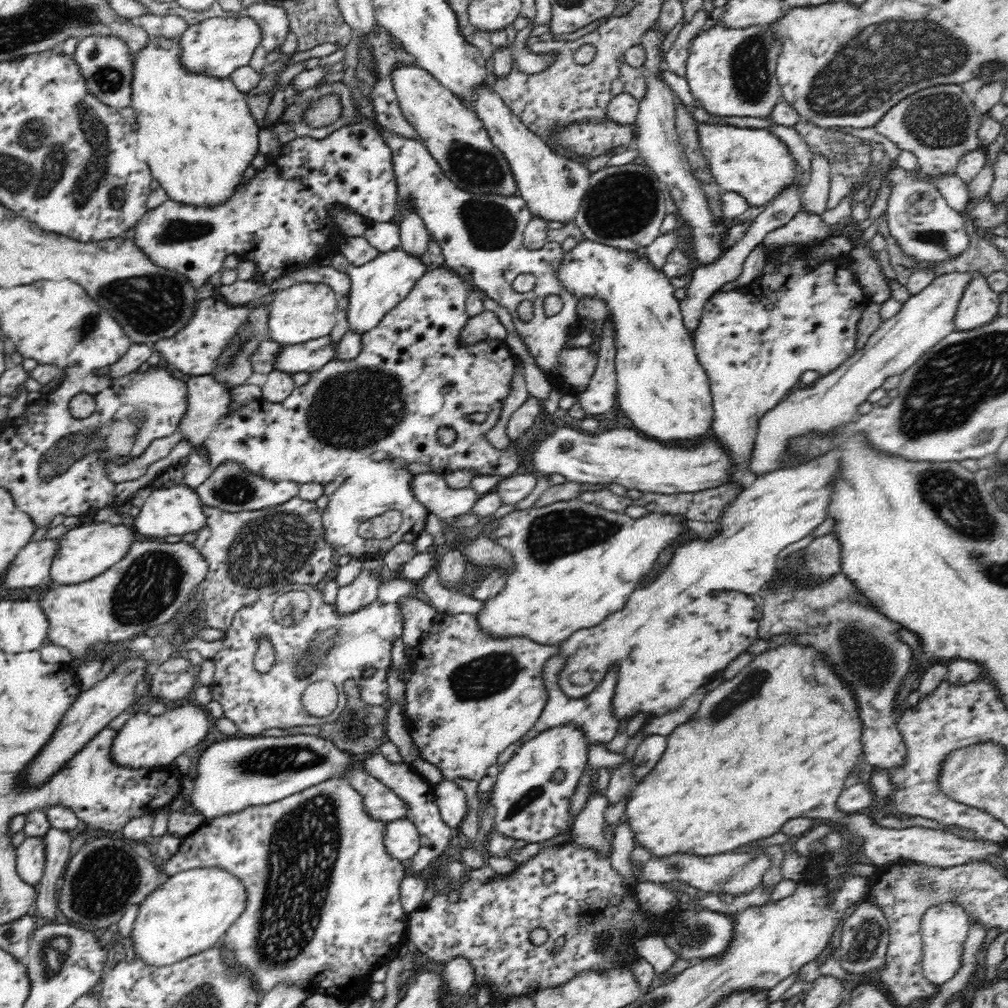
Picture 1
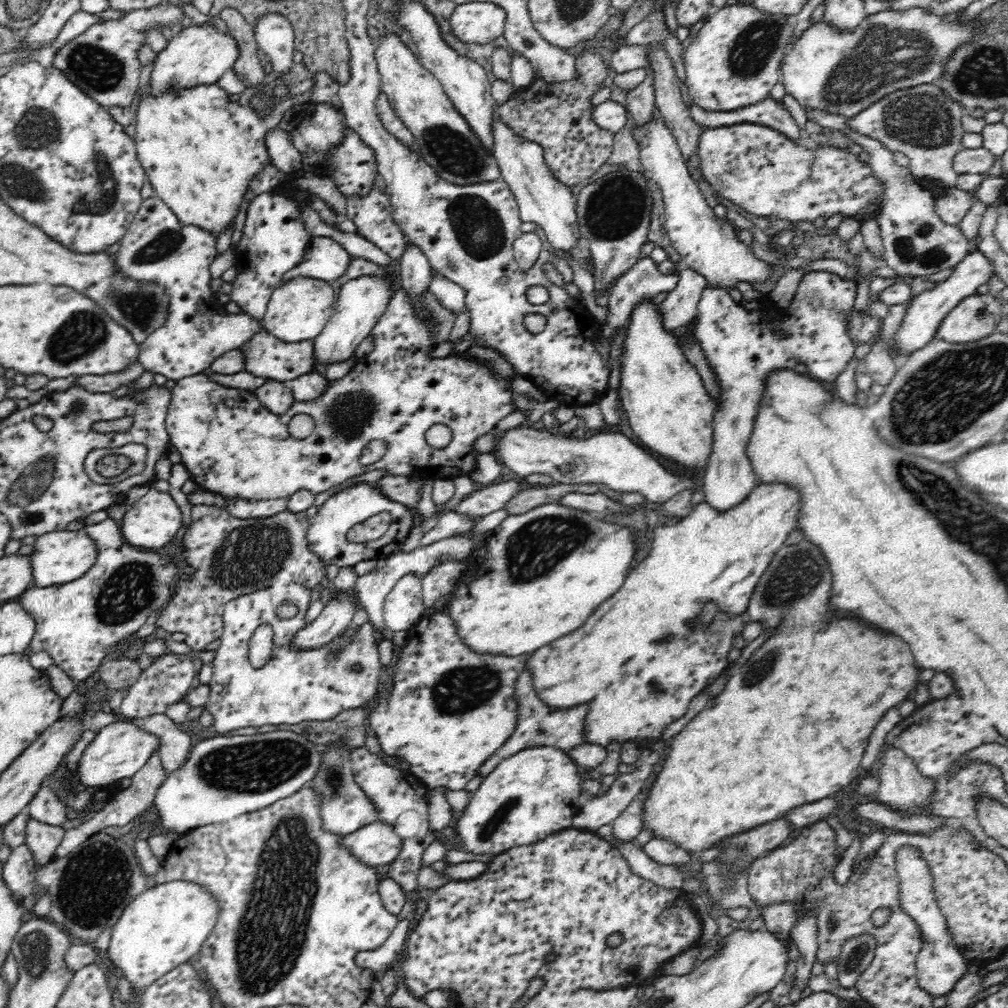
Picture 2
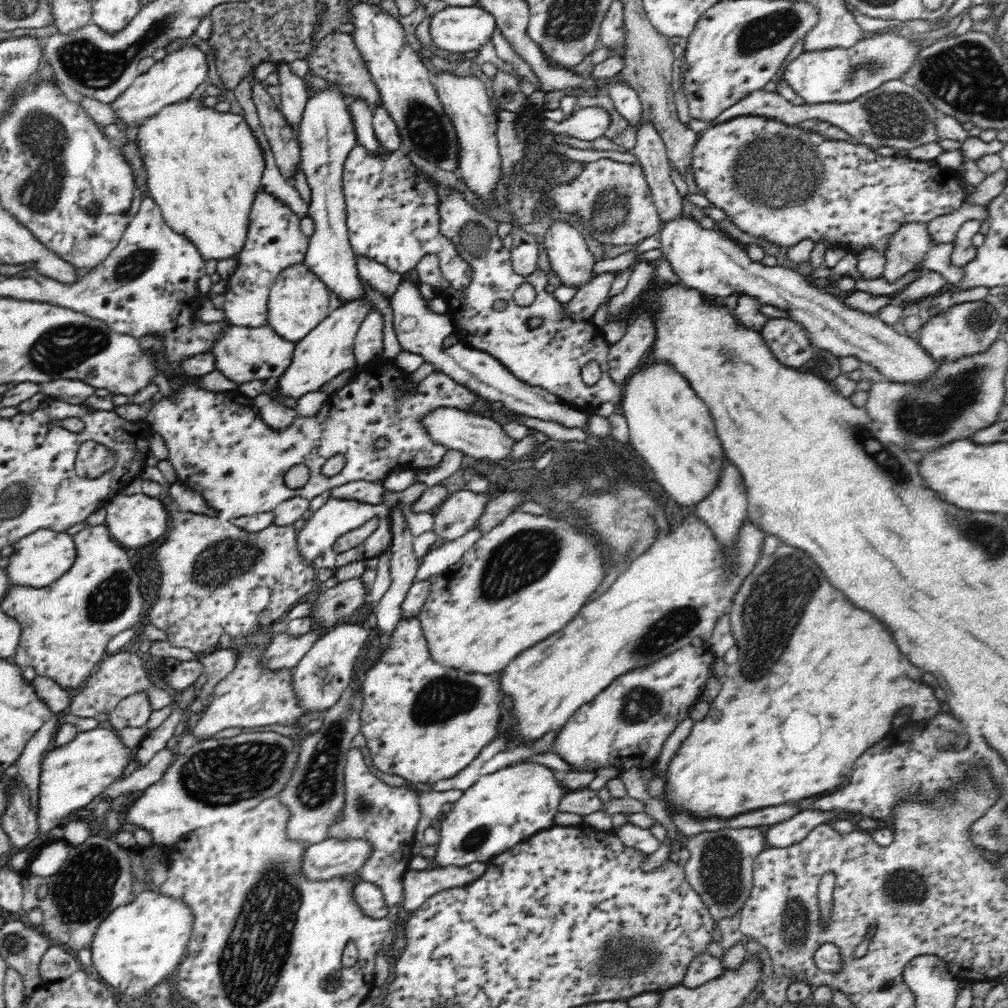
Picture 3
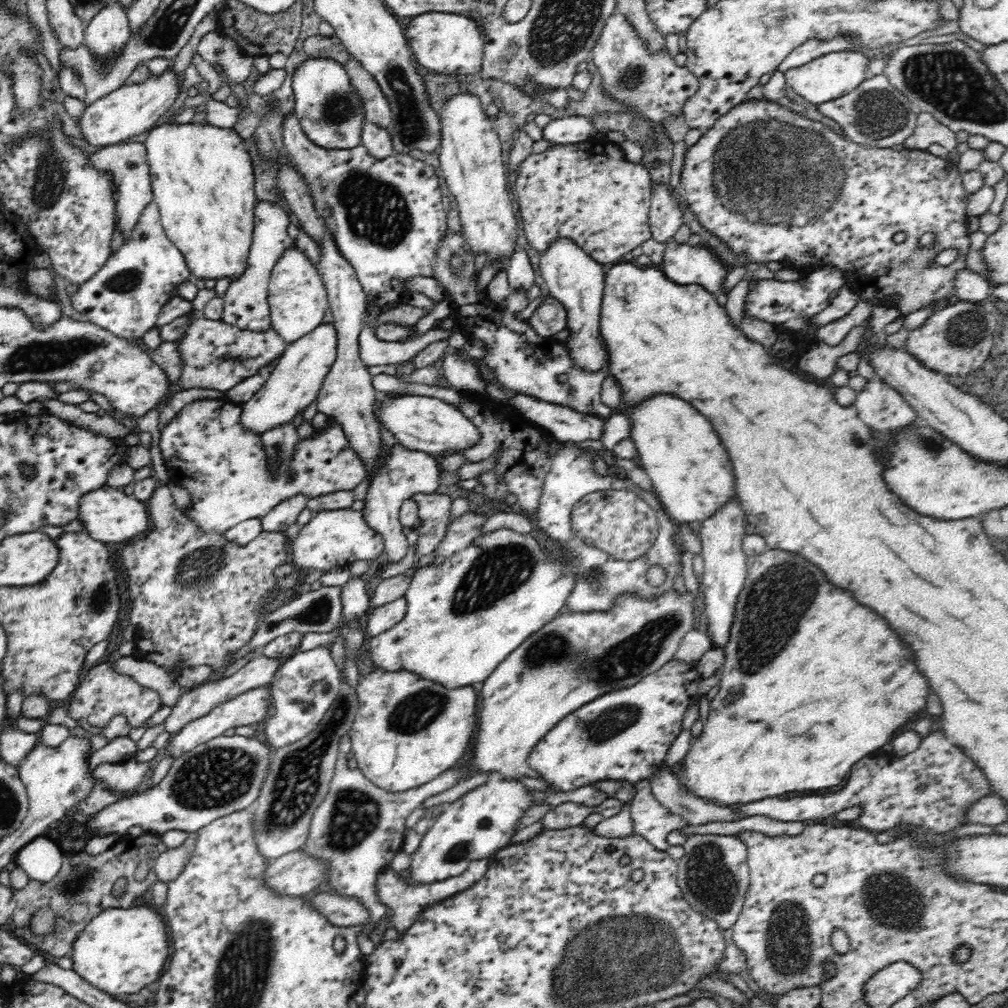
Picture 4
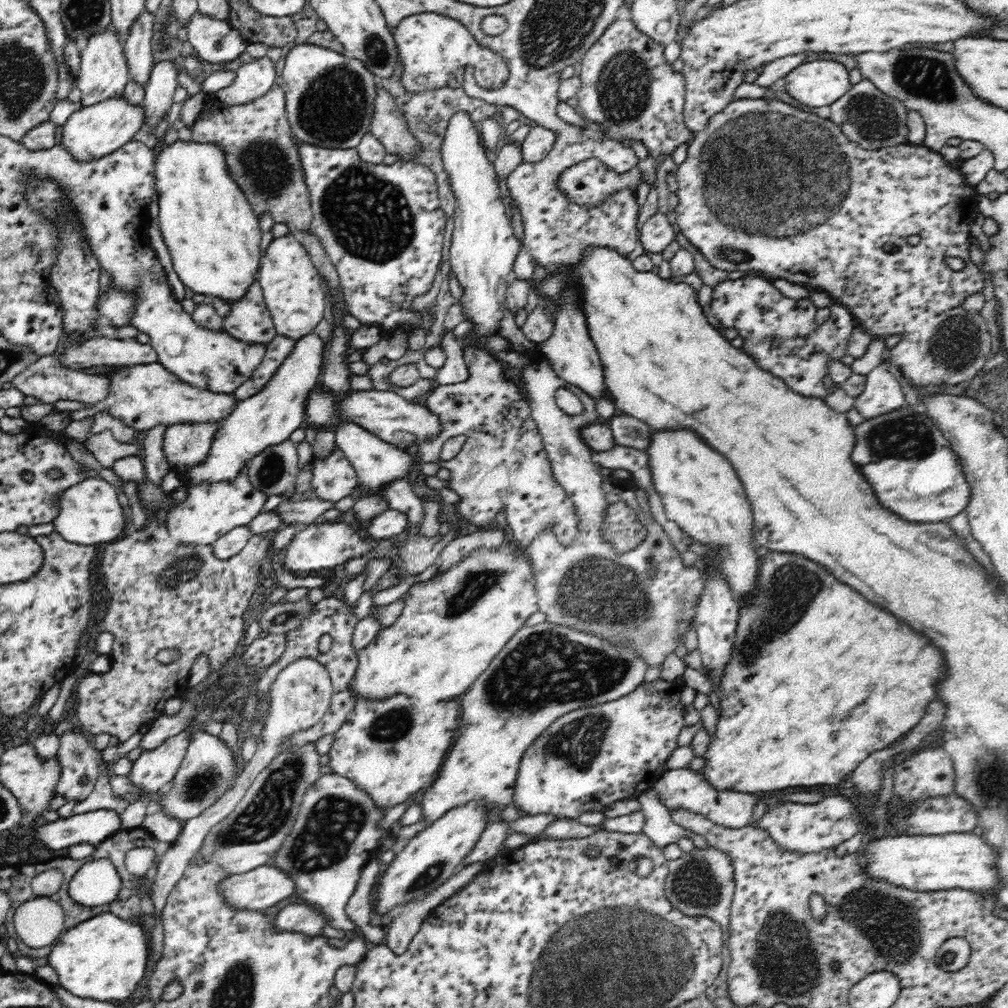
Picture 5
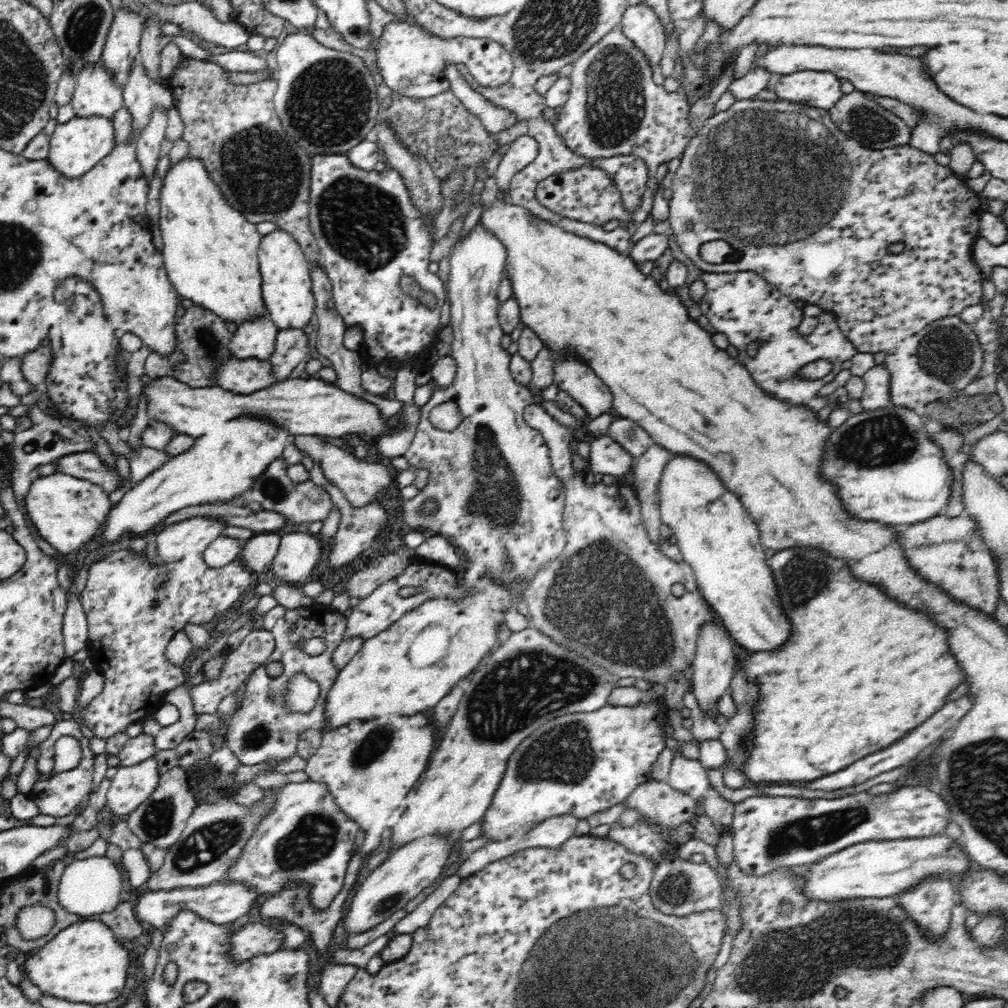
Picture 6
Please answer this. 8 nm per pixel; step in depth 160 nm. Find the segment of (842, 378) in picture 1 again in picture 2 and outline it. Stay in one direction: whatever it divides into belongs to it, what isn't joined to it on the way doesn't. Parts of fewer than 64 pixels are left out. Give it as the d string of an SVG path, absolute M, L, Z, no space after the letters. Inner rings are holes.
M974 252L964 257L944 282L937 283L926 292L915 296L912 302L906 306L904 321L894 335L899 352L909 354L932 341L946 314L959 302L962 302L963 298L974 295L976 289L982 284L987 284L993 276L996 276L993 260L990 260L984 253Z

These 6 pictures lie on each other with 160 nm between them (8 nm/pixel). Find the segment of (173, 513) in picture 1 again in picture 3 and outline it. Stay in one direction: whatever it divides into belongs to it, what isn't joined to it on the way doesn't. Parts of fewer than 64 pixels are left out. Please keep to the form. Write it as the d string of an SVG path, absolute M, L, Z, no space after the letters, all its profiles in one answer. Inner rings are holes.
M114 493L105 499L100 508L105 510L105 519L102 525L106 525L113 540L124 547L148 548L158 538L162 538L168 530L168 513L166 513L160 497L150 497L143 493L133 495Z

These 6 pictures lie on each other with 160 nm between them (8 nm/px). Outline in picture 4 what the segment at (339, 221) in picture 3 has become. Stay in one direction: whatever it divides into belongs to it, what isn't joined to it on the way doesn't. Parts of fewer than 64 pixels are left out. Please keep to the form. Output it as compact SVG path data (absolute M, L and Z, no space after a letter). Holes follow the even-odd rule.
M308 57L302 60L291 77L294 116L306 137L321 149L352 149L360 145L366 111L364 102L352 86L346 69L333 58ZM328 235L322 250L320 262L316 265L327 290L327 299L331 310L336 333L336 358L326 376L316 398L317 412L326 415L331 421L342 427L342 433L348 446L356 457L364 463L368 479L366 495L363 501L362 517L366 524L383 536L384 553L389 562L398 562L408 552L404 529L398 521L398 512L402 503L412 494L429 495L438 488L441 469L439 459L424 451L411 451L396 443L390 448L382 443L380 423L374 417L374 400L379 396L372 384L373 377L359 355L359 334L361 333L366 307L366 295L356 278L354 268L338 253L333 237Z

